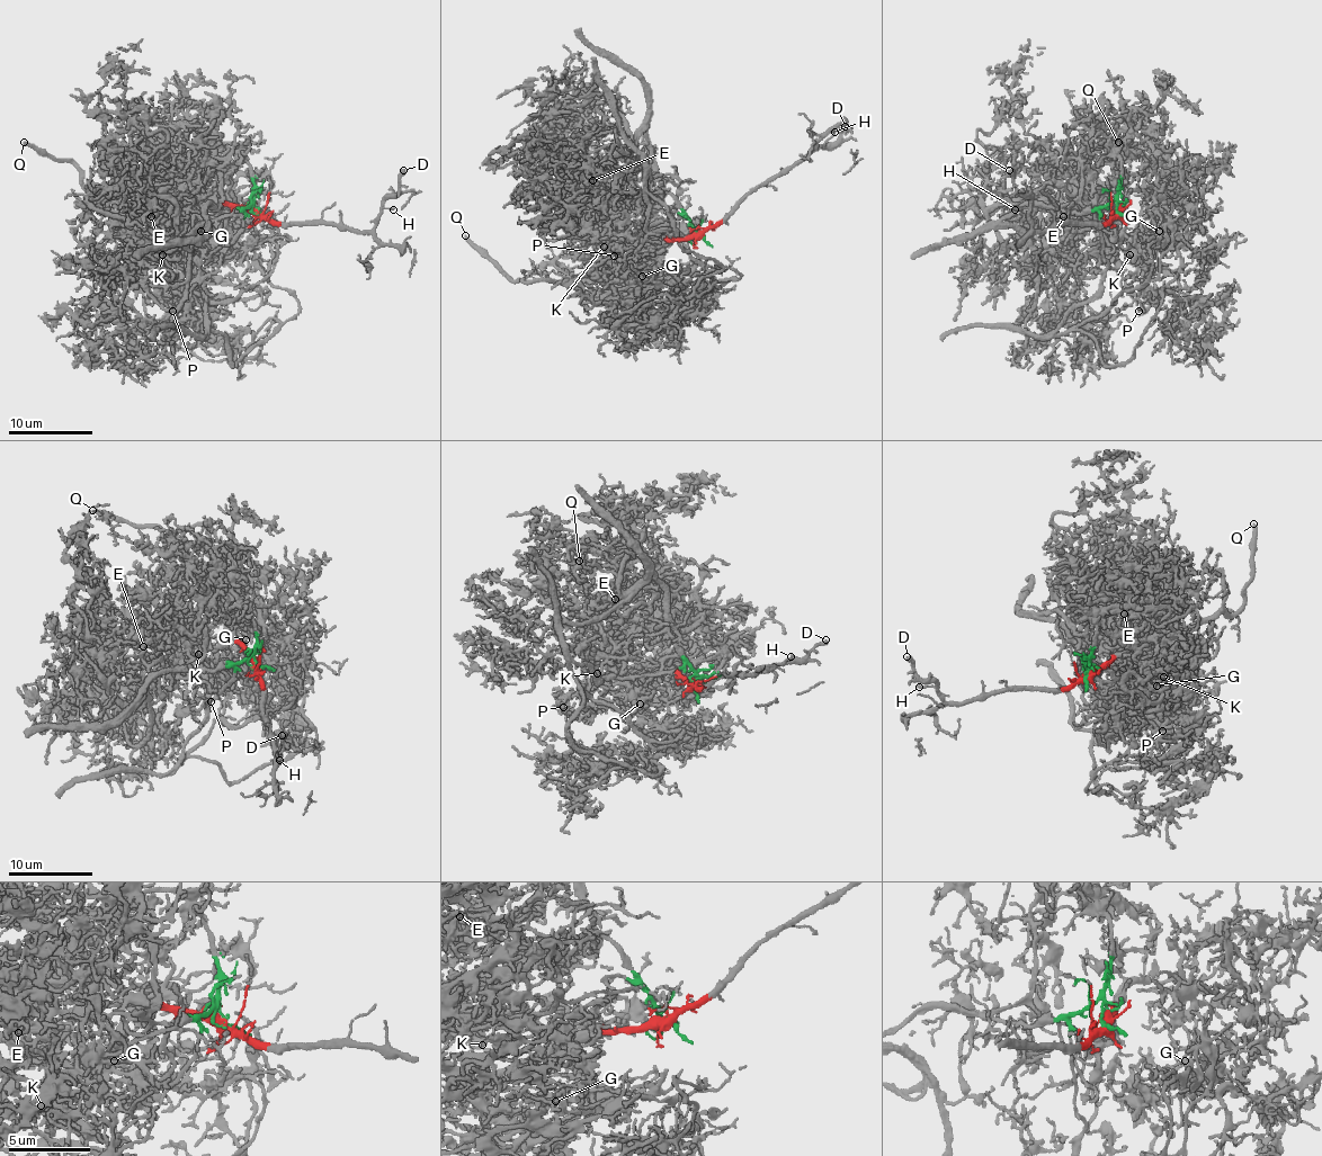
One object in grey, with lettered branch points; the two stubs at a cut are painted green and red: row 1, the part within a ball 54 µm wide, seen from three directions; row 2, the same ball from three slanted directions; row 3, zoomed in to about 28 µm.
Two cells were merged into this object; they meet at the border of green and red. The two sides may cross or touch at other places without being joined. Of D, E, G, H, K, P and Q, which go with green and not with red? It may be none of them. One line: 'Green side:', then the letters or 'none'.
Green side: E, G, K, P

